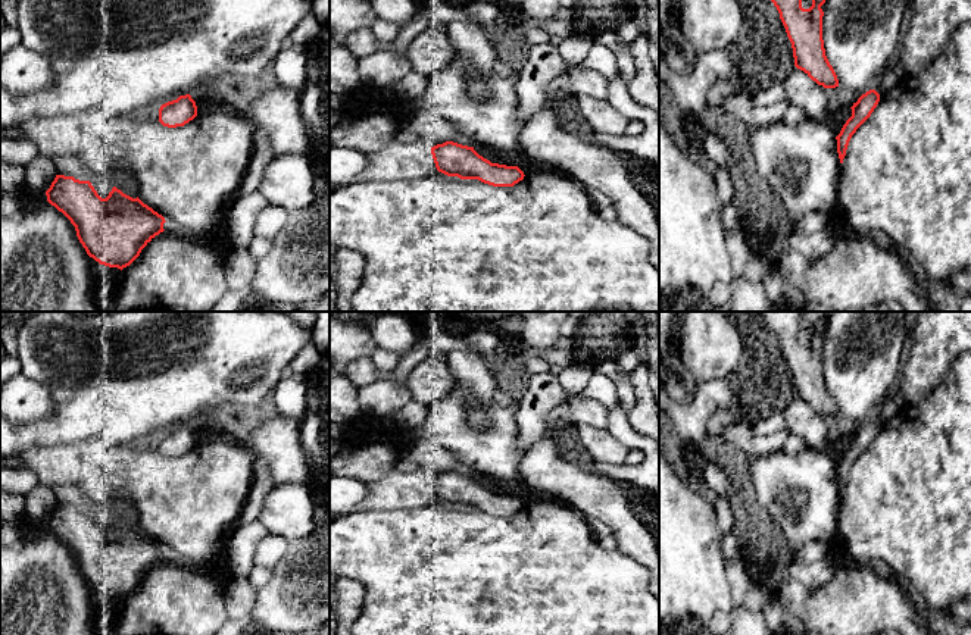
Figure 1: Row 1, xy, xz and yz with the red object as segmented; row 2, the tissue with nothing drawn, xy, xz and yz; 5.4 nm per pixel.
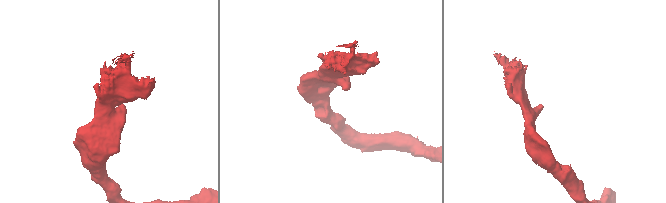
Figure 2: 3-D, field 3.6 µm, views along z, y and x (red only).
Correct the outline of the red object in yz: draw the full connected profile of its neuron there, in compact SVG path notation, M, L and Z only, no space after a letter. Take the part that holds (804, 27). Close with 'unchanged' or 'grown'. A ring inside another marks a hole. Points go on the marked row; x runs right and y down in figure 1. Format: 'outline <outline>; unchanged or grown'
outline M771 0L792 43L794 66L824 88L839 87L822 40L825 0Z; grown

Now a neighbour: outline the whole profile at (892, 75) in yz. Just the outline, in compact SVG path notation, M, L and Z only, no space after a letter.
M894 59L893 63L878 76L872 90L883 96L893 90L903 78L902 68Z

